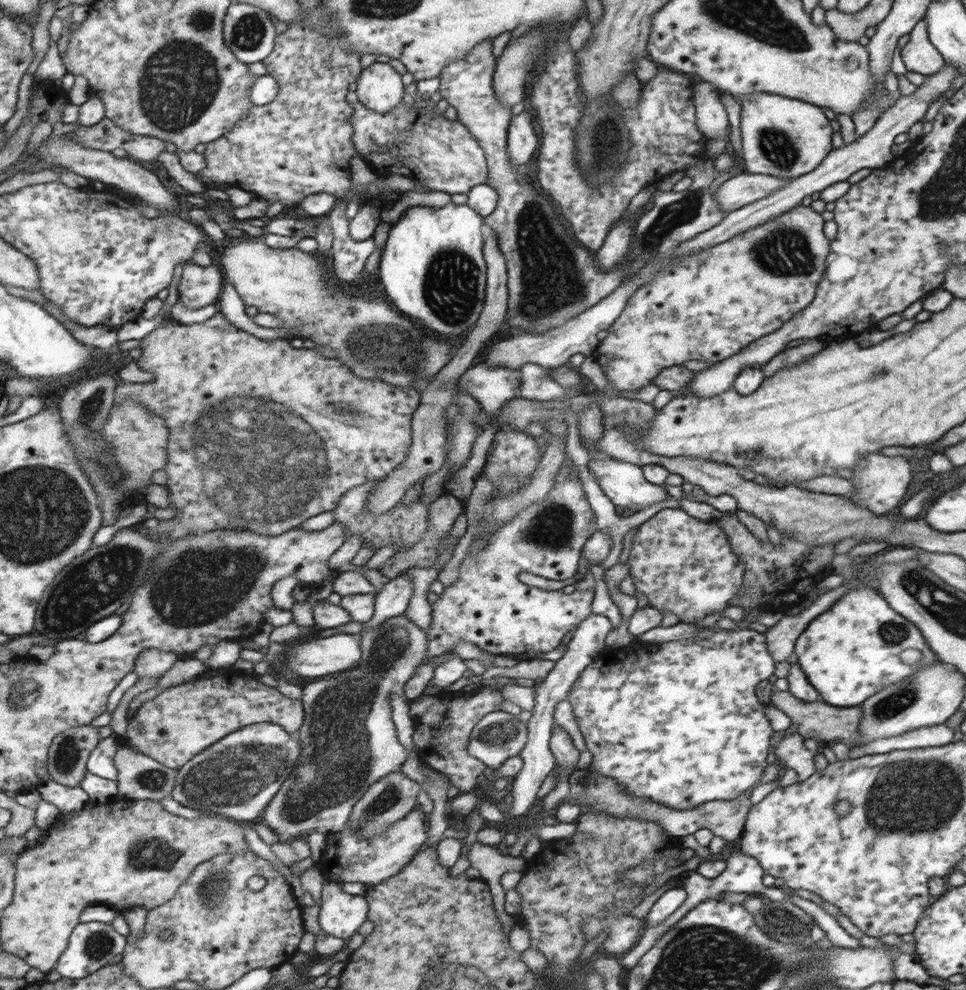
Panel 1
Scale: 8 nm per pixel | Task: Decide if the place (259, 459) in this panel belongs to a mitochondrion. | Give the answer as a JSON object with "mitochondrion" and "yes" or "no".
{"mitochondrion":"yes"}

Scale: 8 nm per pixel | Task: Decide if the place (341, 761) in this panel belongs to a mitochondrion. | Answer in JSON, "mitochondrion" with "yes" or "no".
{"mitochondrion":"yes"}

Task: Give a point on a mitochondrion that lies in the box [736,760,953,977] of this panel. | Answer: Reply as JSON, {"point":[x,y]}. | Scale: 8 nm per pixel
{"point":[780,922]}

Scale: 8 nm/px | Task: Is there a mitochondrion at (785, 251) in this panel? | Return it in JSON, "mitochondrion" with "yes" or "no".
{"mitochondrion":"yes"}

